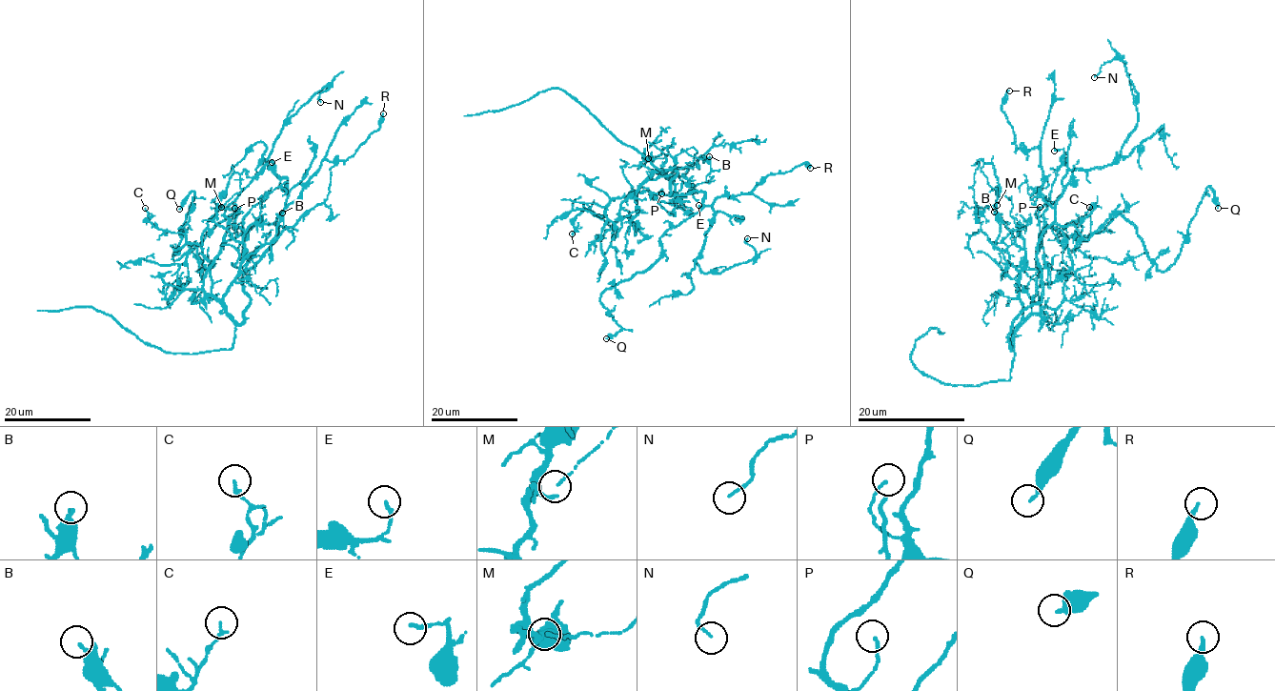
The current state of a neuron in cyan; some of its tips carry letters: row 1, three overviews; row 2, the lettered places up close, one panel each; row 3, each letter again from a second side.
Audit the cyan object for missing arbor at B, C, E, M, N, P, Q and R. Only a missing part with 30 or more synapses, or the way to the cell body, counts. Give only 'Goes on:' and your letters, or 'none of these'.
Goes on: none of these

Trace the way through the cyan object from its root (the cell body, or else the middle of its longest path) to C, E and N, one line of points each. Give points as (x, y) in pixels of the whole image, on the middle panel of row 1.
C: (676, 194), (677, 172), (656, 171), (638, 187), (631, 219), (610, 227), (583, 210), (572, 233)
E: (676, 194), (670, 195), (677, 174), (671, 168), (654, 172), (635, 190), (693, 213), (698, 205)
N: (676, 194), (701, 191), (713, 207), (694, 259), (704, 273), (751, 261), (747, 238)

